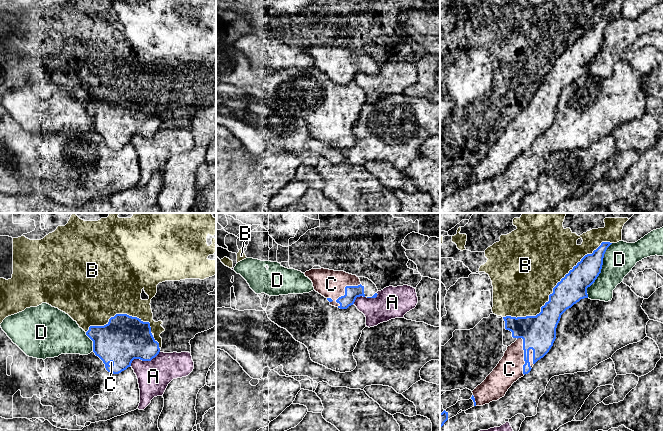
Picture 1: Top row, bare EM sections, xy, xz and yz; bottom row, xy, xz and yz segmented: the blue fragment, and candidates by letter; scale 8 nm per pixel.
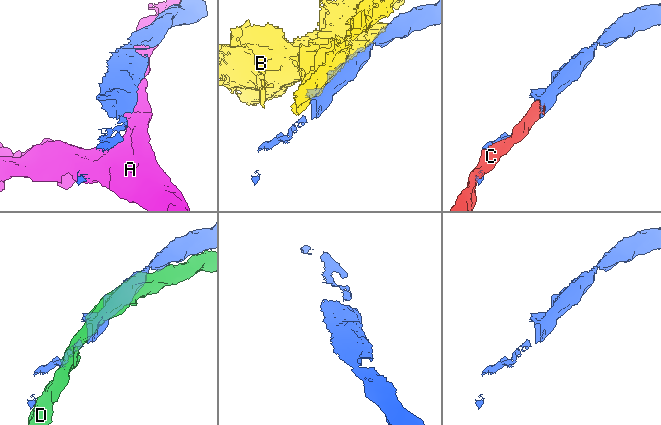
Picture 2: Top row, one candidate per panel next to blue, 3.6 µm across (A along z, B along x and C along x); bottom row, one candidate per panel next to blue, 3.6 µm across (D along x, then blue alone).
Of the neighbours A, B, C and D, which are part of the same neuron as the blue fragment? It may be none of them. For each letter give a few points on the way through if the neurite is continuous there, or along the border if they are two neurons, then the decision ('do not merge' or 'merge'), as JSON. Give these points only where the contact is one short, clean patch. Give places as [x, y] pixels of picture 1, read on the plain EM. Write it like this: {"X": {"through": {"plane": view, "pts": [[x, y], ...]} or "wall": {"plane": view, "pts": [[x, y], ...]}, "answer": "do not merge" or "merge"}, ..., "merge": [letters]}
{"A": {"answer": "do not merge"}, "B": {"answer": "do not merge"}, "C": {"answer": "merge"}, "D": {"answer": "do not merge"}, "merge": ["C"]}

